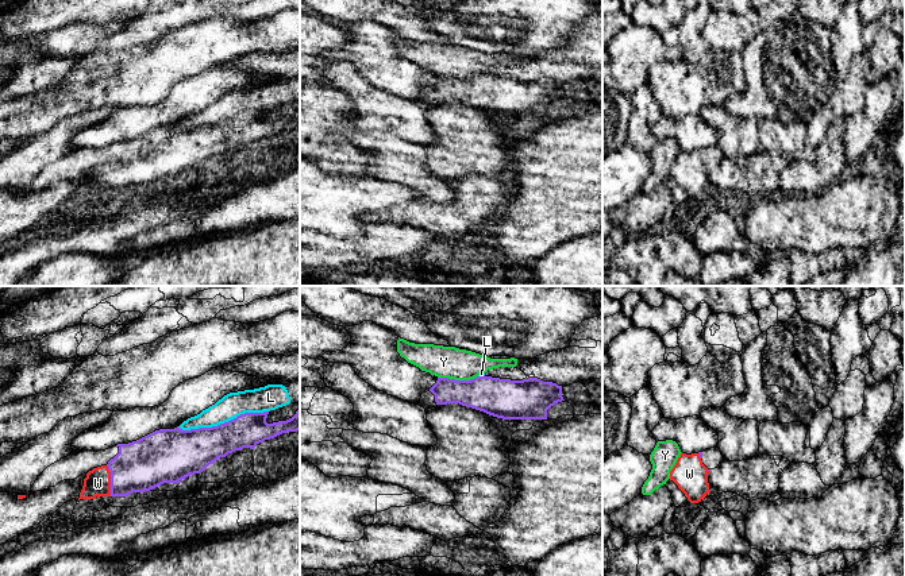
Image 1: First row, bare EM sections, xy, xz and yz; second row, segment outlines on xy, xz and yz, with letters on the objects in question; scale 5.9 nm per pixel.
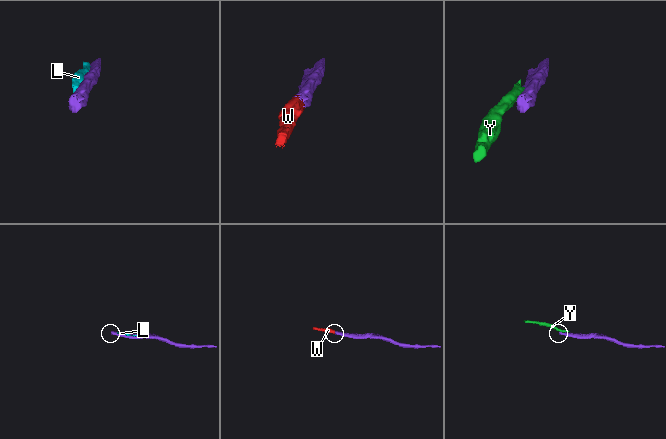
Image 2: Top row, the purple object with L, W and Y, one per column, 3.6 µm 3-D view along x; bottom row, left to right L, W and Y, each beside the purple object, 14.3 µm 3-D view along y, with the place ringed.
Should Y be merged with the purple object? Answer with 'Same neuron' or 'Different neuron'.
Different neuron

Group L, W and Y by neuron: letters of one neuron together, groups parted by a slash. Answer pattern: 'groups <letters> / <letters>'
groups L Y / W

